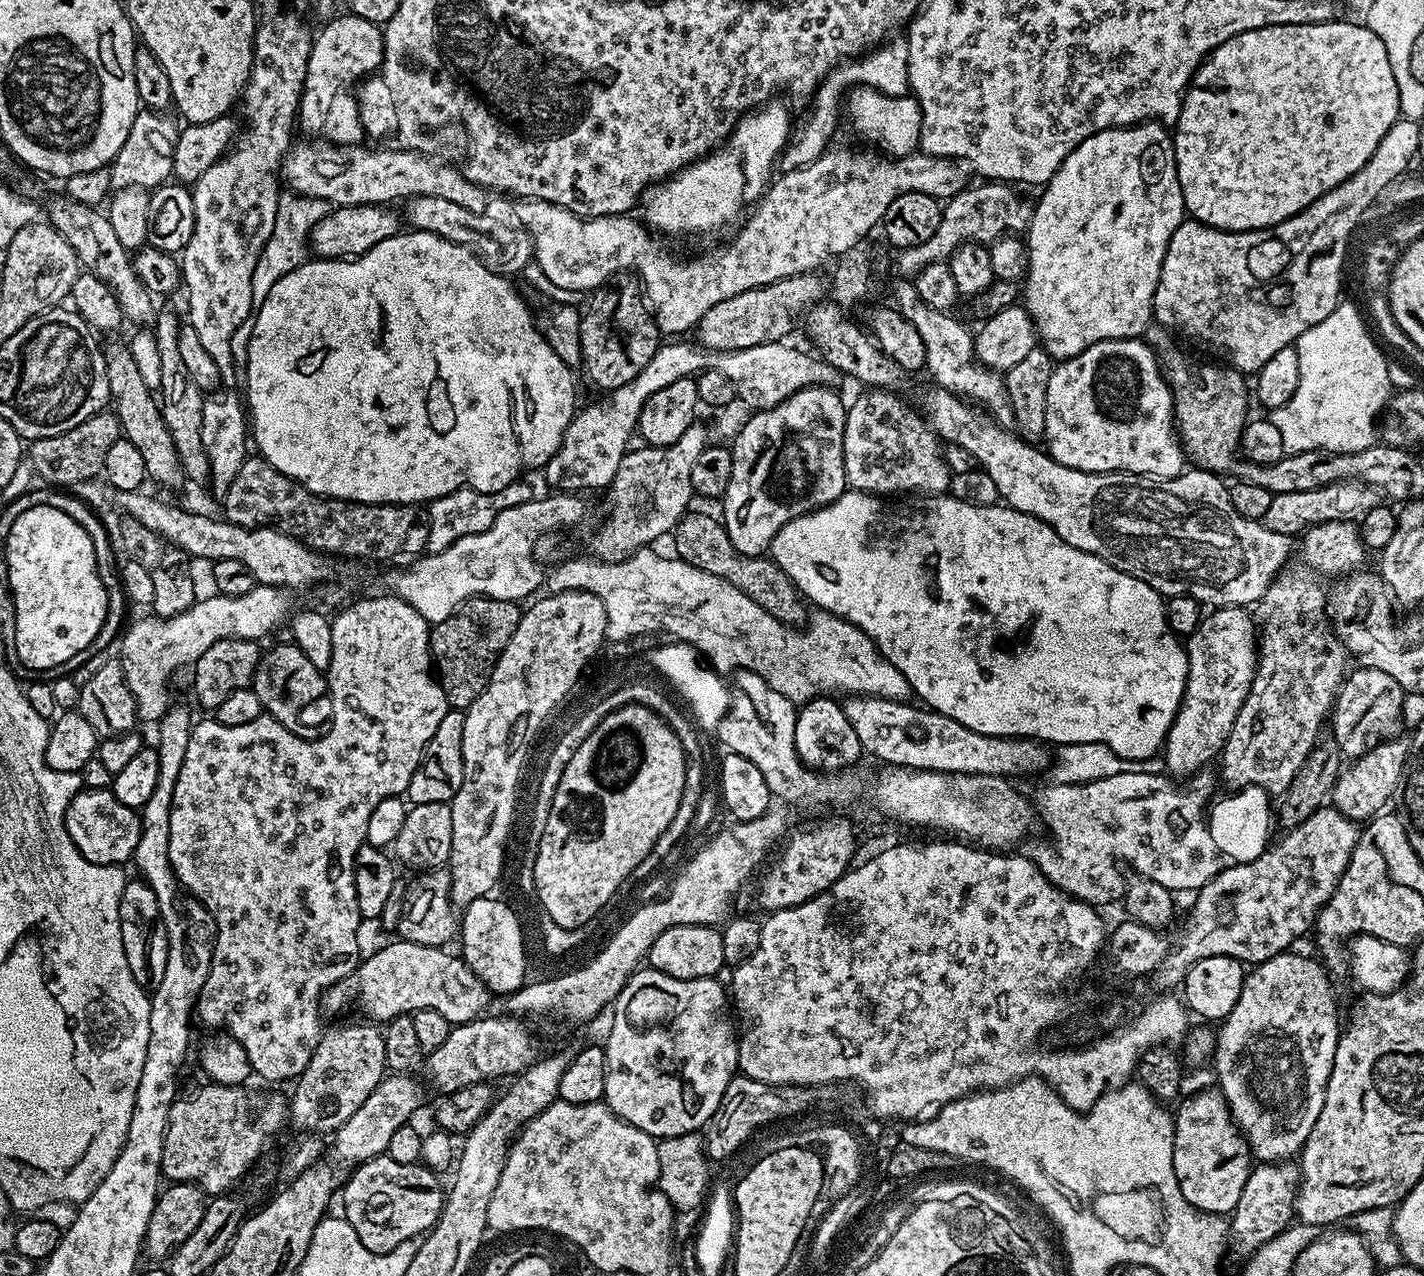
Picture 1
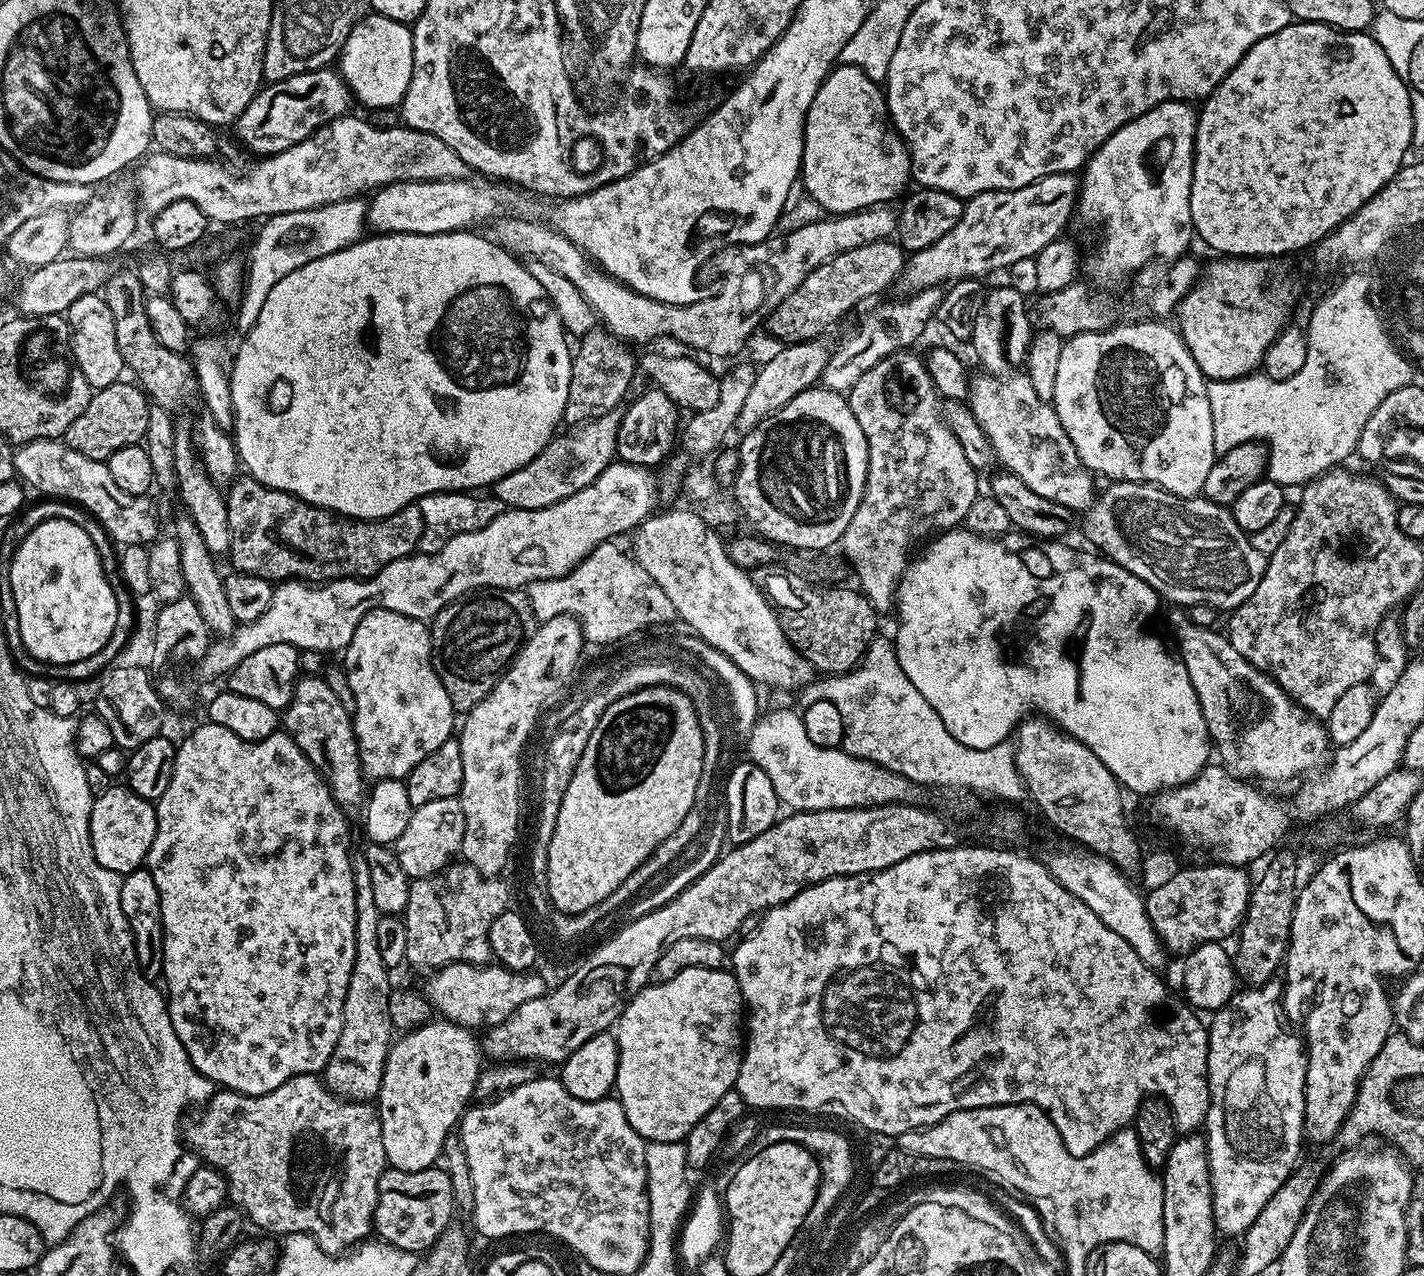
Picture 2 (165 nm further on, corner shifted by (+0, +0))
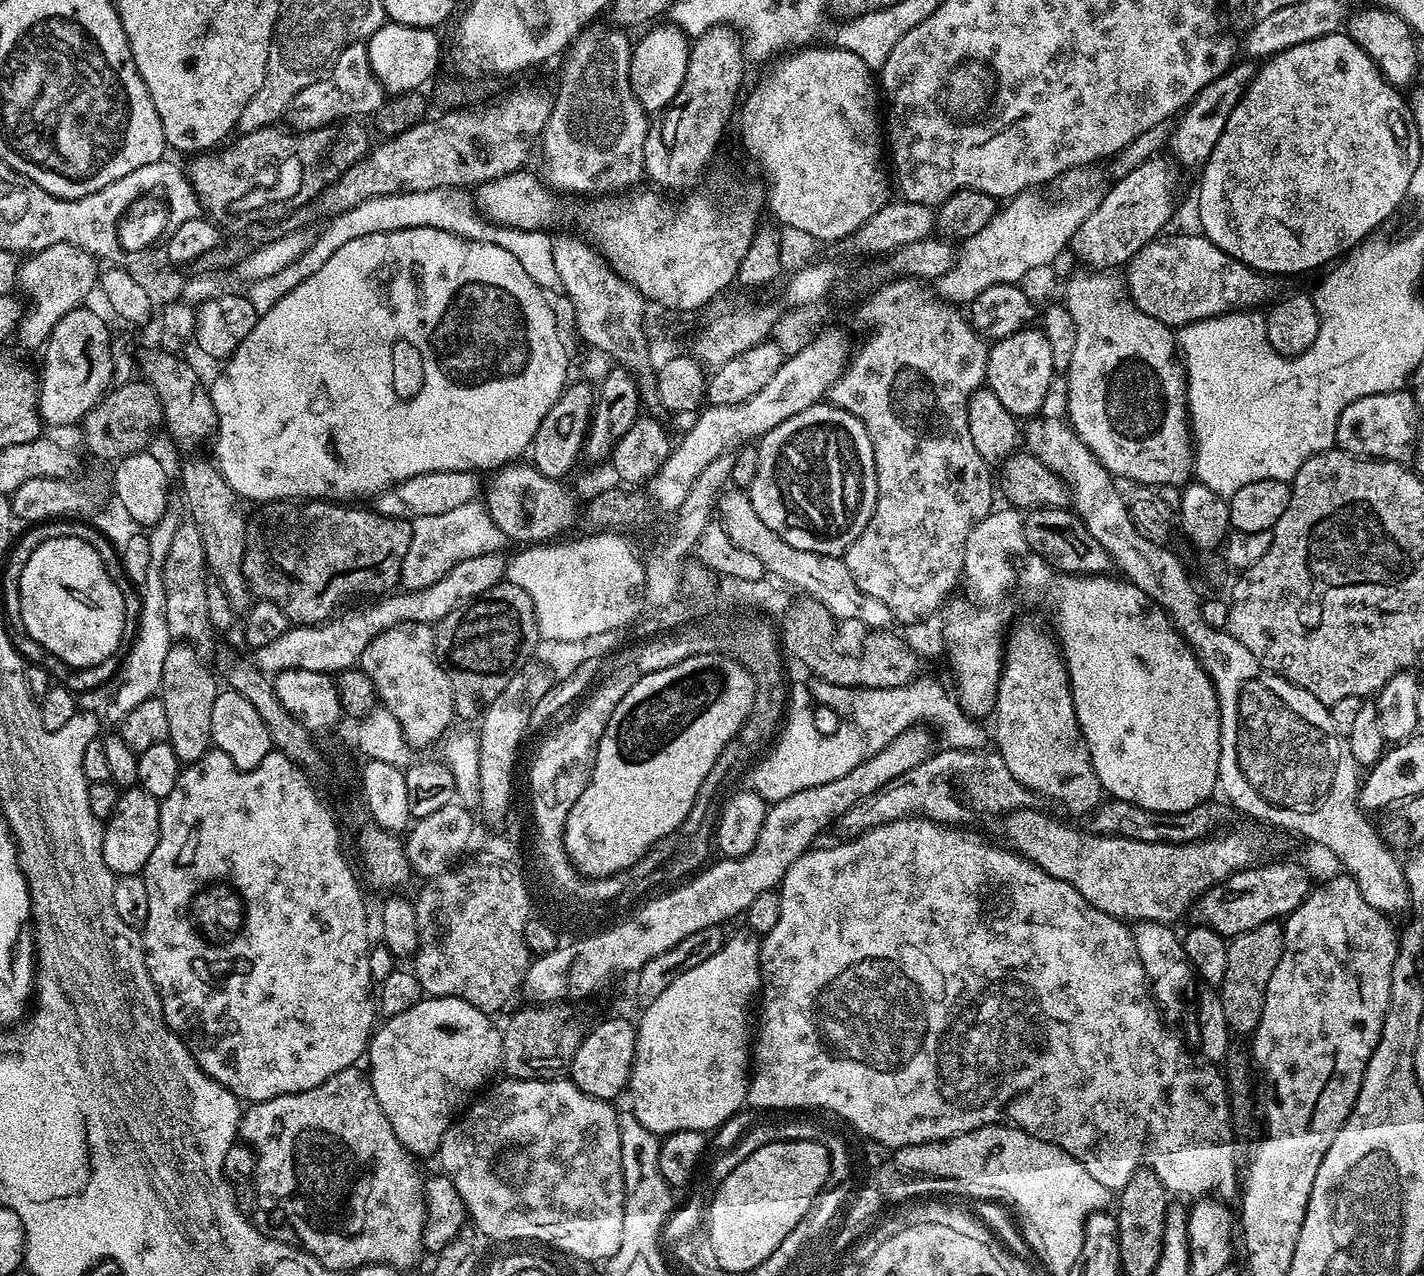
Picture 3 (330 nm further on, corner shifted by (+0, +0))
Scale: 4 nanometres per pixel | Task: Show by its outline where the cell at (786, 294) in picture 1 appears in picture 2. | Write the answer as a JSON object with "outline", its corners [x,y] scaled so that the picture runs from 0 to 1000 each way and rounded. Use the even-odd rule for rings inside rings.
{"outline":[[[629,187],[611,190],[608,193],[603,193],[600,196],[594,196],[588,199],[583,205],[574,208],[550,235],[541,248],[542,260],[548,268],[569,267],[578,264],[578,260],[584,254],[587,254],[598,241],[621,229],[626,222],[633,219],[636,198]]]}

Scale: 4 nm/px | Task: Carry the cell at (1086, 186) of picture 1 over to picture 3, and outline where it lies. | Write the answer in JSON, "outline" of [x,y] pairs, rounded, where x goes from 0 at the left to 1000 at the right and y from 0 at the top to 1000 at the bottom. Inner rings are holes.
{"outline":[[[874,45],[866,49],[862,56],[858,57],[854,63],[850,63],[836,78],[834,84],[828,89],[827,93],[822,98],[822,106],[822,118],[823,118],[824,122],[822,125],[827,129],[829,128],[830,131],[838,132],[838,133],[845,132],[858,105],[861,92],[864,91],[864,86],[871,79],[871,75],[876,68],[876,64],[881,61],[883,53],[883,48],[879,45]]]}

